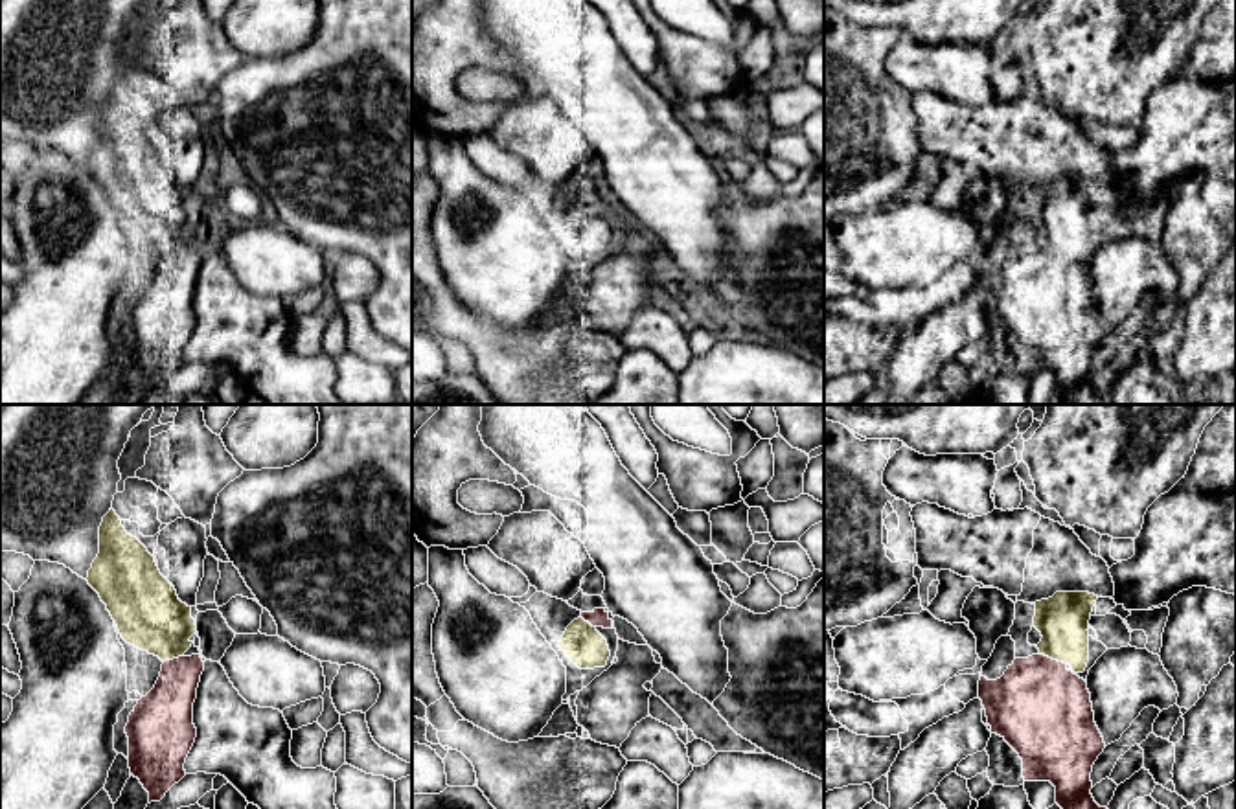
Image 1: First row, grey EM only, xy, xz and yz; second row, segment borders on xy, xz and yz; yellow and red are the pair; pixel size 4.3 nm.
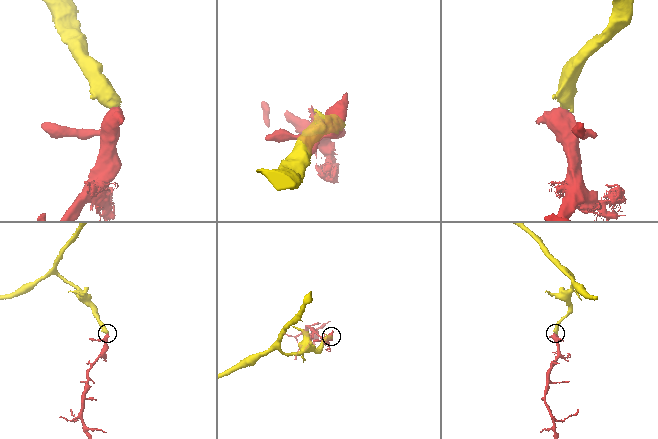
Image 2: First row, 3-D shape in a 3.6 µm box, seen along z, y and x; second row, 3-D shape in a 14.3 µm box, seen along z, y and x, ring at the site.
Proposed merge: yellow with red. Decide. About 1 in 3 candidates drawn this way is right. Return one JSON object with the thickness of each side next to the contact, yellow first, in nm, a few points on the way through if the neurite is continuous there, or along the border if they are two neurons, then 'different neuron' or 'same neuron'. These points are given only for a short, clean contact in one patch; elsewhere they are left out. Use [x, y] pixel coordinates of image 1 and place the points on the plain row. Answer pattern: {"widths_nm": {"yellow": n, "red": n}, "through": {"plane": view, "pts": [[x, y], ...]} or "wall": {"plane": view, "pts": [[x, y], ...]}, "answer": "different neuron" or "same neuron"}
{"widths_nm": {"yellow": 220, "red": 420}, "answer": "same neuron"}

